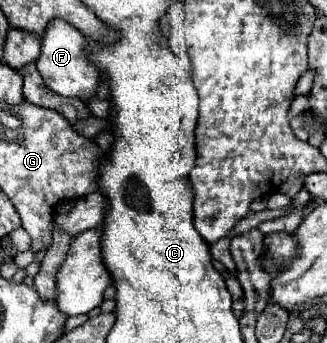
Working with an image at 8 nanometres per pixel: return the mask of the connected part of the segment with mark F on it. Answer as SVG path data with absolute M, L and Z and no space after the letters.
M54 18L48 22L42 34L42 46L40 46L40 56L36 58L36 68L44 80L44 84L52 90L58 92L60 96L70 96L70 98L82 98L88 100L94 96L94 90L98 86L100 74L96 68L92 68L84 56L84 48L88 40L68 22Z

